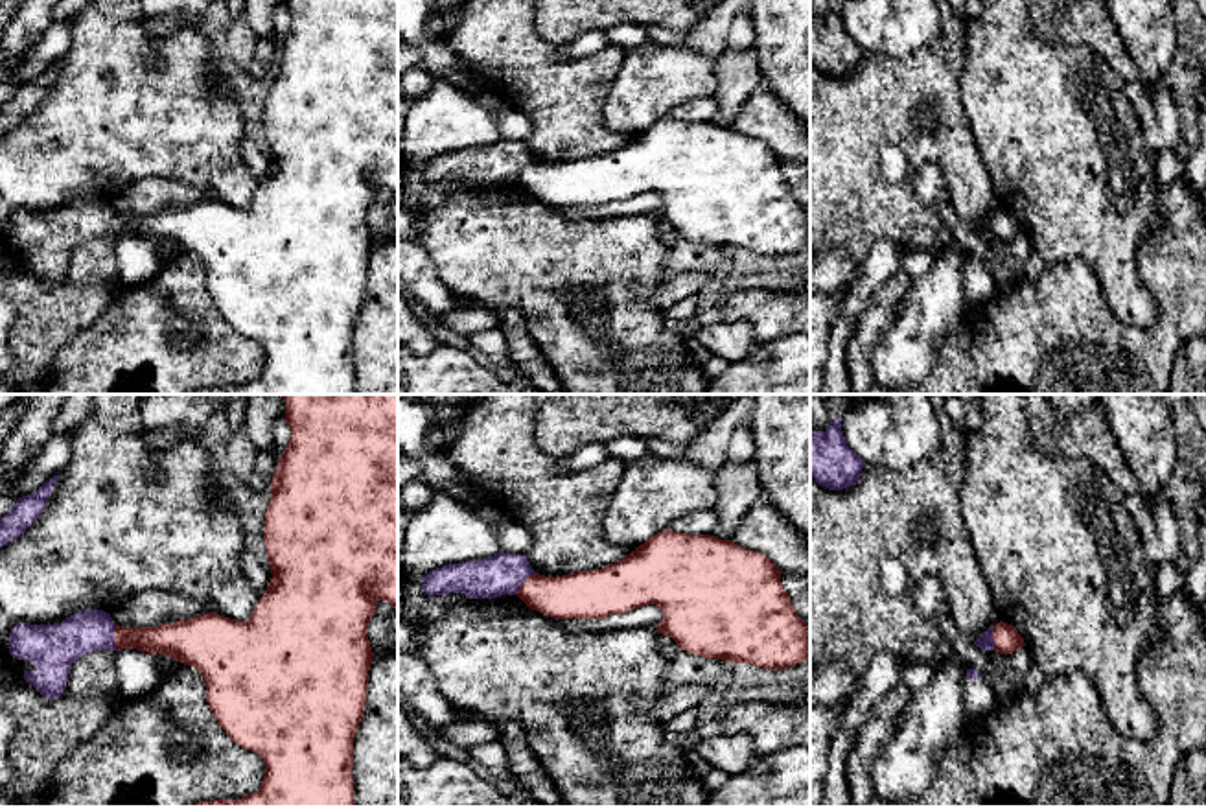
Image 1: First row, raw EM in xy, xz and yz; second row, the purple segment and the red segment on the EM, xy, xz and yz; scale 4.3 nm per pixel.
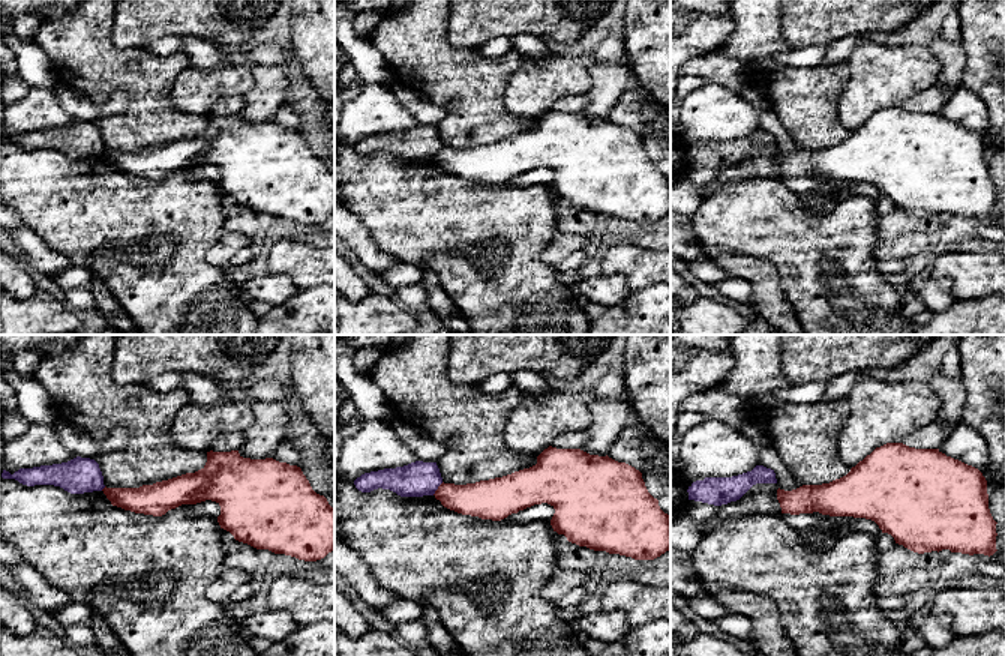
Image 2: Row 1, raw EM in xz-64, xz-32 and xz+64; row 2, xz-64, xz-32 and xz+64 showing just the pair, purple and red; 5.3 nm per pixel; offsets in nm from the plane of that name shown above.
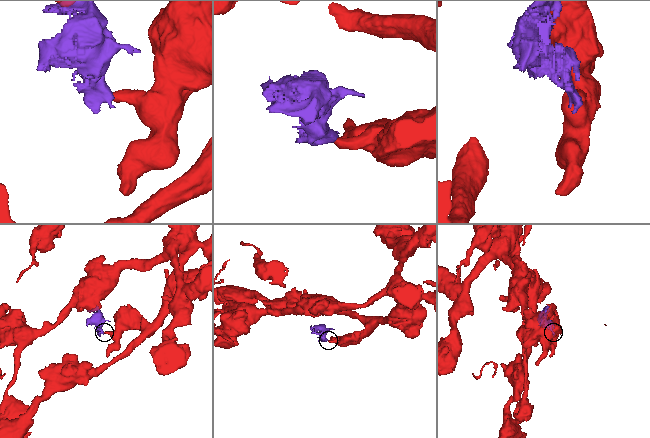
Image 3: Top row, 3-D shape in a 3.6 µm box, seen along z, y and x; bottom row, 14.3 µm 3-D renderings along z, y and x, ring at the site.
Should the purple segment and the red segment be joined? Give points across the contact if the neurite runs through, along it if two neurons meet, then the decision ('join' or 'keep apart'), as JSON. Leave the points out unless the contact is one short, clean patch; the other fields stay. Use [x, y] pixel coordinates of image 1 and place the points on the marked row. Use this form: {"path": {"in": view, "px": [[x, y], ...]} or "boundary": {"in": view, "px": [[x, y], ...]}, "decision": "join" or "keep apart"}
{"path": {"in": "xy", "px": [[57, 645], [70, 638], [113, 638], [170, 638]]}, "decision": "join"}

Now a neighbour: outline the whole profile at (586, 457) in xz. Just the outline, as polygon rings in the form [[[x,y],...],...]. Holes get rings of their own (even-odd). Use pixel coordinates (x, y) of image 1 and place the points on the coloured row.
[[[591,444],[591,446],[580,448],[578,451],[567,457],[562,457],[558,464],[563,472],[584,472],[584,470],[600,466],[608,459],[609,457],[604,444]]]

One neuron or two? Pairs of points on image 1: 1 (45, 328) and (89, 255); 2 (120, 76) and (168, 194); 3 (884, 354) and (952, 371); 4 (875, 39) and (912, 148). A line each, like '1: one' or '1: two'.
1: one
2: two
3: two
4: two

